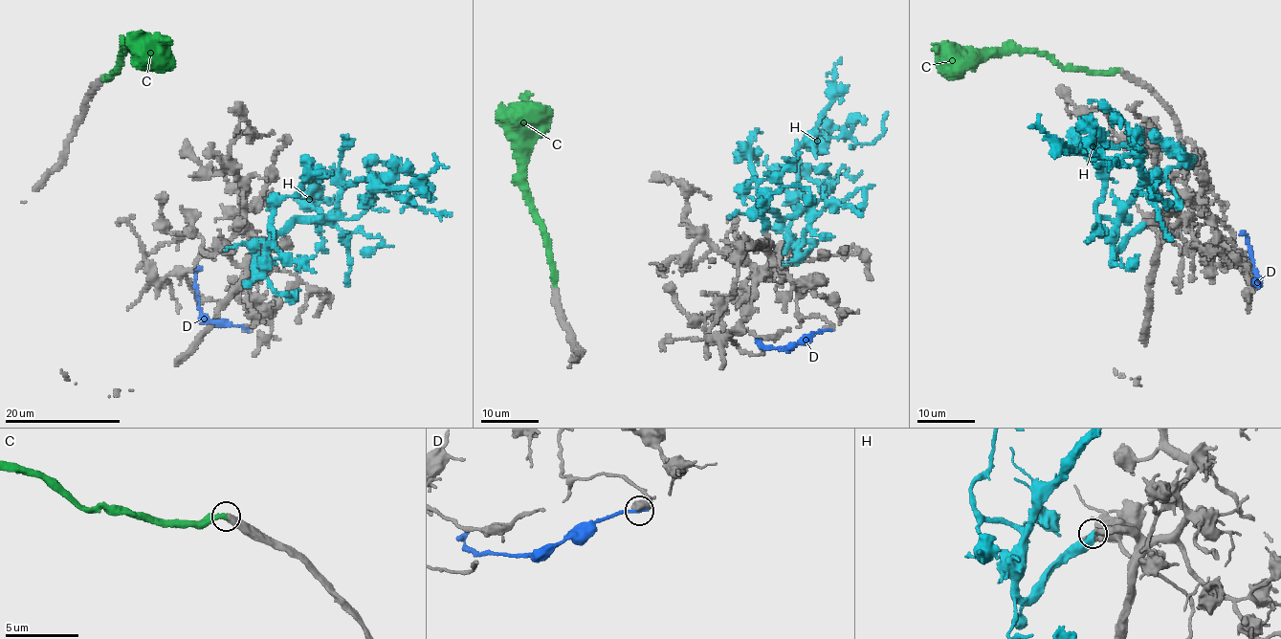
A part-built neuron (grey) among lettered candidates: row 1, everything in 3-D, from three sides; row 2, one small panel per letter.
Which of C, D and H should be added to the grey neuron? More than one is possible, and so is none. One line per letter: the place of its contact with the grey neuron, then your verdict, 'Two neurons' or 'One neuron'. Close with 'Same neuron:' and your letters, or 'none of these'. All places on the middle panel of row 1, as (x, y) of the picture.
C: Touches grey at (555, 285). One neuron
D: Touches grey at (828, 330). Two neurons
H: Touches grey at (764, 229). One neuron
Same neuron: C, H

